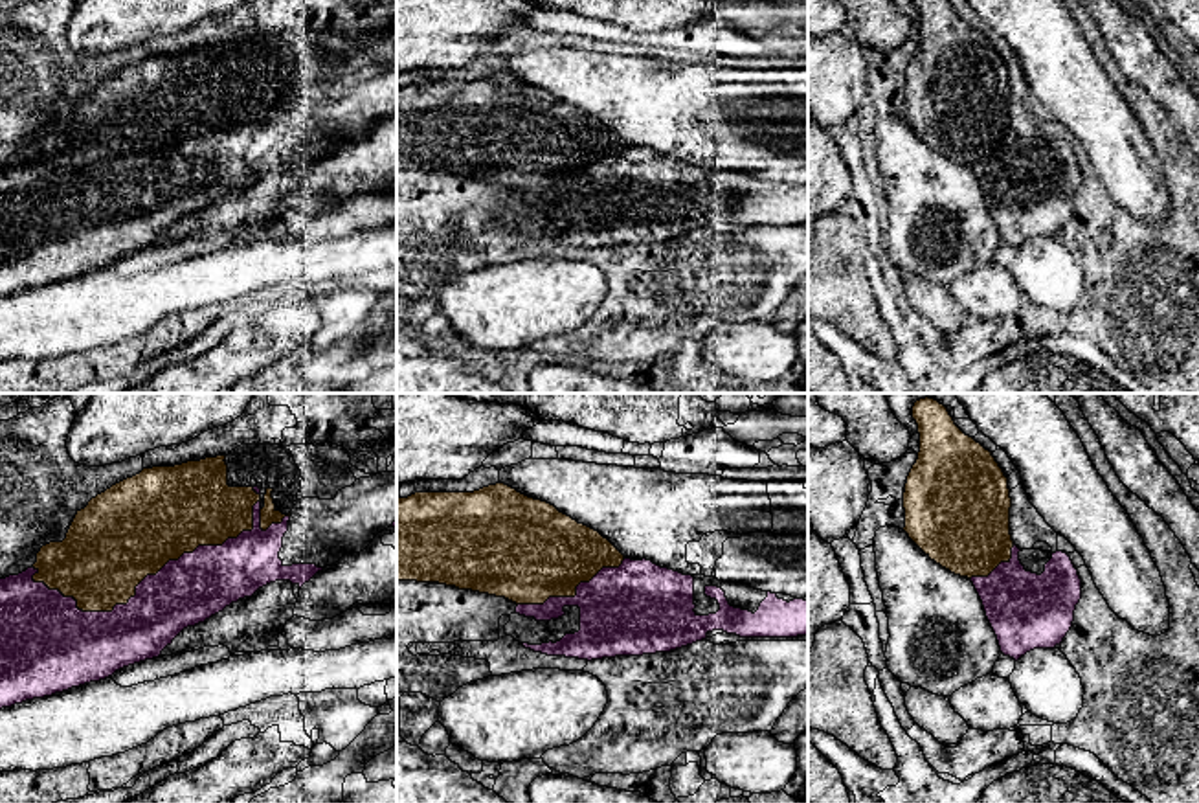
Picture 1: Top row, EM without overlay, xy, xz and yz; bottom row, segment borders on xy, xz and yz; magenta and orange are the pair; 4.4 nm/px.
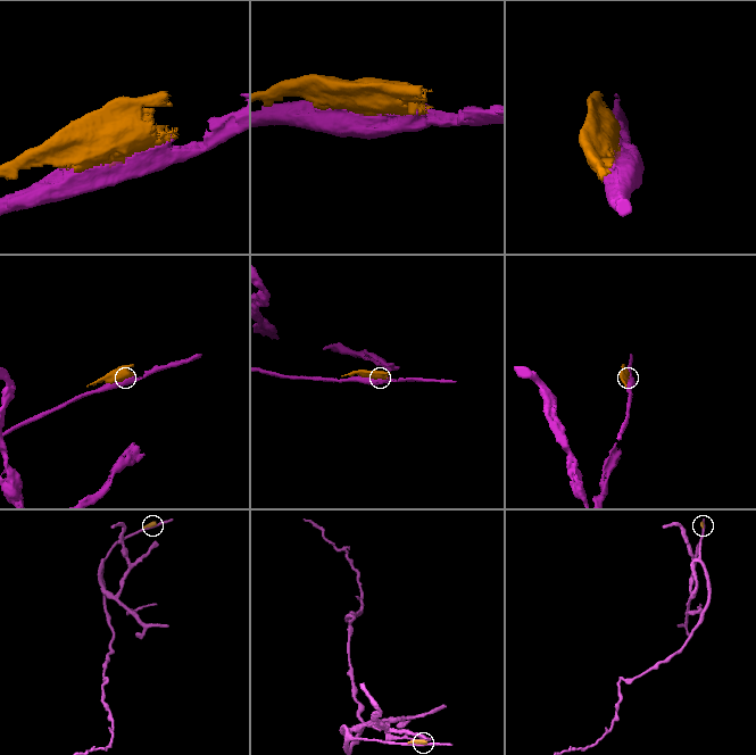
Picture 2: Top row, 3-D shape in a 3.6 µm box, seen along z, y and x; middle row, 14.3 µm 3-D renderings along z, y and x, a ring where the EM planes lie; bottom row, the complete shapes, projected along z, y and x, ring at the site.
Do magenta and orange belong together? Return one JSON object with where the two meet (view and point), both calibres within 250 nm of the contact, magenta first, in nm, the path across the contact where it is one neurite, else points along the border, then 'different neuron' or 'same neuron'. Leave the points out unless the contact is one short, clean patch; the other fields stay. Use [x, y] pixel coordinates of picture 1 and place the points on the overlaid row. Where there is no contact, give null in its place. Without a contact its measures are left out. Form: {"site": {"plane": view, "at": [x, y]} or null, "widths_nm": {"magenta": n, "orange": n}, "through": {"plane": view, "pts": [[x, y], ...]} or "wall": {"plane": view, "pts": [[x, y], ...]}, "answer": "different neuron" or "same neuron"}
{"site": {"plane": "xy", "at": [151, 576]}, "widths_nm": {"magenta": 300, "orange": 420}, "answer": "different neuron"}

